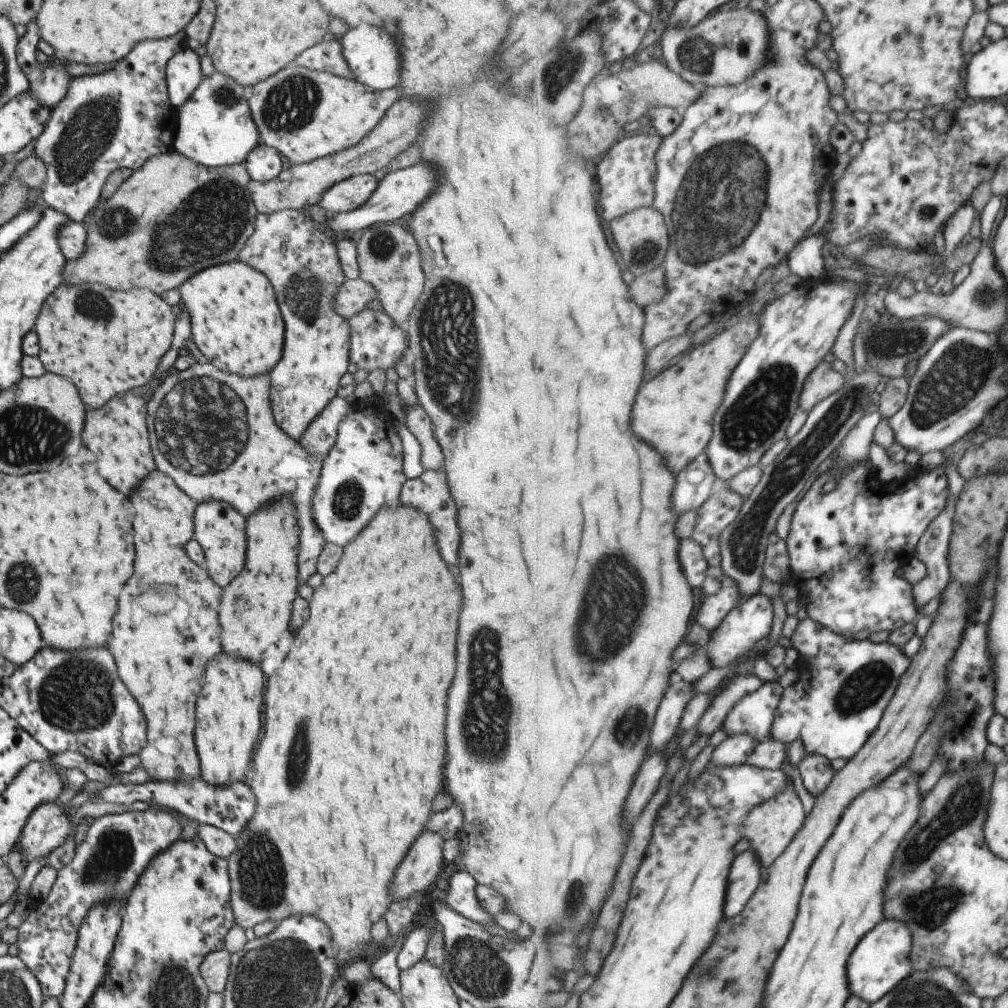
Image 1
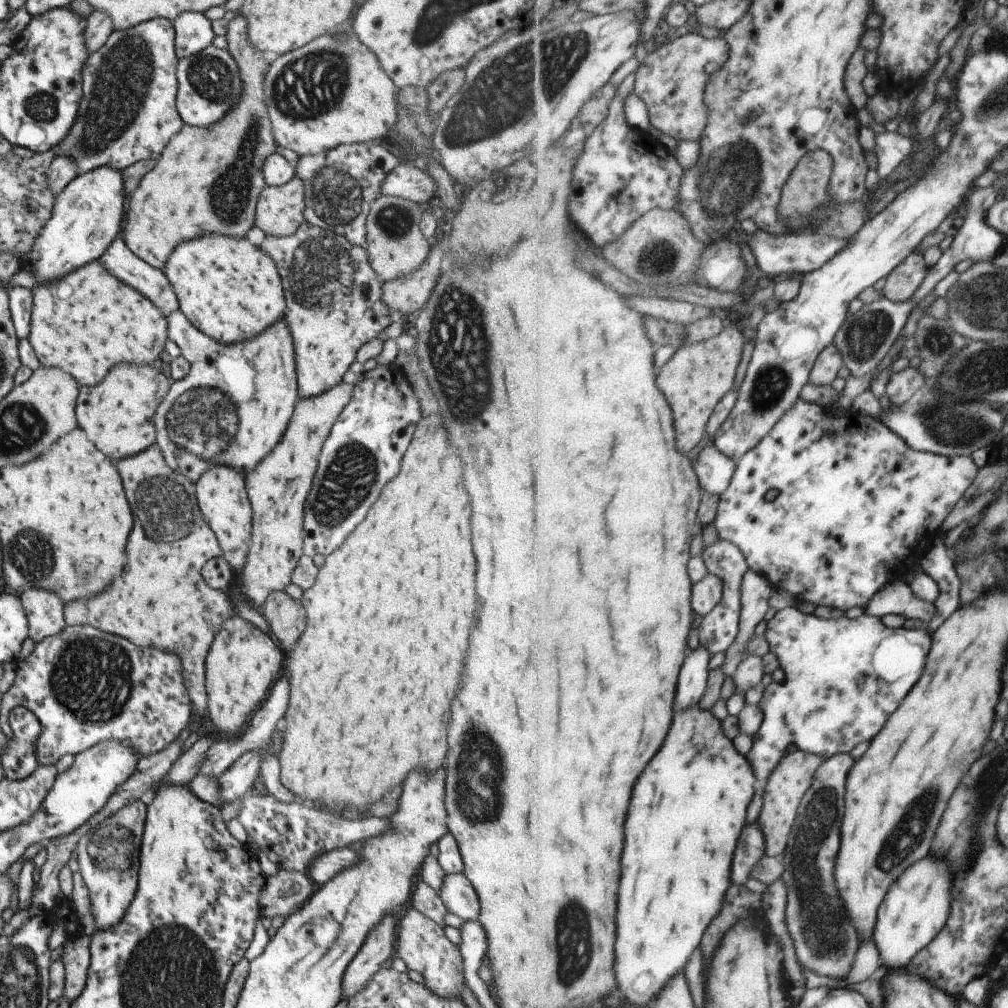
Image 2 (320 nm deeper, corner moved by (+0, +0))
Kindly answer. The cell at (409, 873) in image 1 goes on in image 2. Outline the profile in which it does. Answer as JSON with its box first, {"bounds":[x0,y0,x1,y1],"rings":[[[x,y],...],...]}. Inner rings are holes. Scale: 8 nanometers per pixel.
{"bounds":[340,911,397,999],"rings":[[[395,911],[395,912],[393,912],[393,916],[385,916],[385,918],[383,918],[383,920],[381,920],[381,922],[379,922],[379,924],[377,924],[377,926],[375,926],[375,928],[373,928],[373,930],[371,930],[371,932],[369,932],[369,938],[365,938],[365,942],[363,942],[363,946],[361,946],[361,948],[360,948],[360,949],[359,949],[359,952],[357,952],[357,956],[355,956],[355,958],[353,958],[353,962],[349,962],[349,964],[348,964],[348,965],[347,965],[347,966],[346,966],[346,967],[345,967],[345,970],[344,970],[344,971],[343,971],[343,974],[342,974],[342,977],[341,977],[341,982],[340,982],[340,996],[341,996],[341,997],[342,997],[342,998],[344,998],[344,999],[349,999],[349,998],[350,998],[350,996],[353,996],[353,995],[354,995],[354,994],[357,994],[357,993],[359,993],[359,992],[360,992],[360,991],[362,991],[362,990],[363,990],[363,989],[364,989],[364,986],[365,986],[365,985],[366,985],[366,984],[367,984],[367,983],[368,983],[368,982],[369,982],[369,981],[370,981],[370,980],[371,980],[371,979],[372,979],[372,978],[373,978],[373,975],[374,975],[374,974],[375,974],[375,973],[376,973],[376,972],[377,972],[377,971],[378,971],[378,970],[379,970],[379,969],[381,969],[381,964],[383,964],[383,962],[385,962],[385,960],[387,960],[387,959],[389,959],[389,958],[392,958],[392,957],[394,957],[394,954],[393,954],[393,952],[394,952],[394,940],[395,940],[395,939],[394,939],[394,938],[393,938],[393,932],[395,932],[395,922],[393,922],[393,917],[394,917],[394,915],[395,915],[395,914],[396,914],[396,913],[397,913],[397,911]]]}

